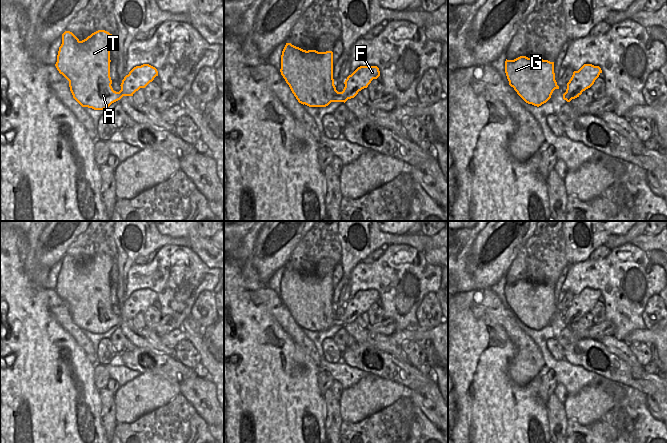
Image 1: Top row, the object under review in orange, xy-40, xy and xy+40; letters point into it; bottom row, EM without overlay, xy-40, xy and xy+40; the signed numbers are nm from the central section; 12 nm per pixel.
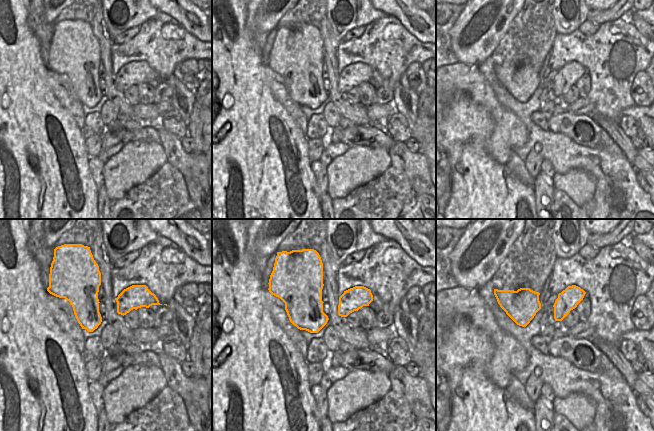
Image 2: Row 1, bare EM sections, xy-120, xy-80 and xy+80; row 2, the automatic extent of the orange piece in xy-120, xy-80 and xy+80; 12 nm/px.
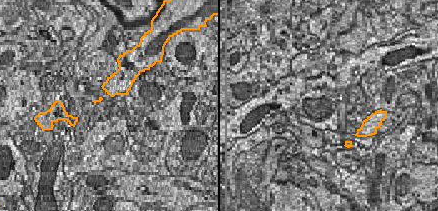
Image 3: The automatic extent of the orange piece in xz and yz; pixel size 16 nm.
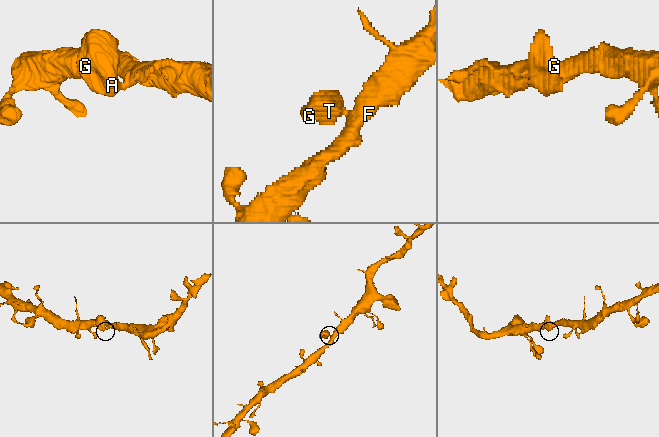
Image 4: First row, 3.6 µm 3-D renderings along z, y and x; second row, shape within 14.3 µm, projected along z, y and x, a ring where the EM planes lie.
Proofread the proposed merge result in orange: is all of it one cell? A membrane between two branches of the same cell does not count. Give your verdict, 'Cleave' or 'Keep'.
Keep

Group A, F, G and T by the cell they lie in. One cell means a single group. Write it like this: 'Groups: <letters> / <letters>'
Groups: A F G T

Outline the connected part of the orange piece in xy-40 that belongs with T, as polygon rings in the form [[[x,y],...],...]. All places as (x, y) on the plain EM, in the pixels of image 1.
[[[98,254],[80,265],[72,256],[62,258],[57,294],[68,305],[73,322],[82,330],[104,334],[123,320],[133,320],[158,300],[149,288],[134,291],[121,307],[121,314],[113,314],[110,301],[110,271],[113,259]]]

